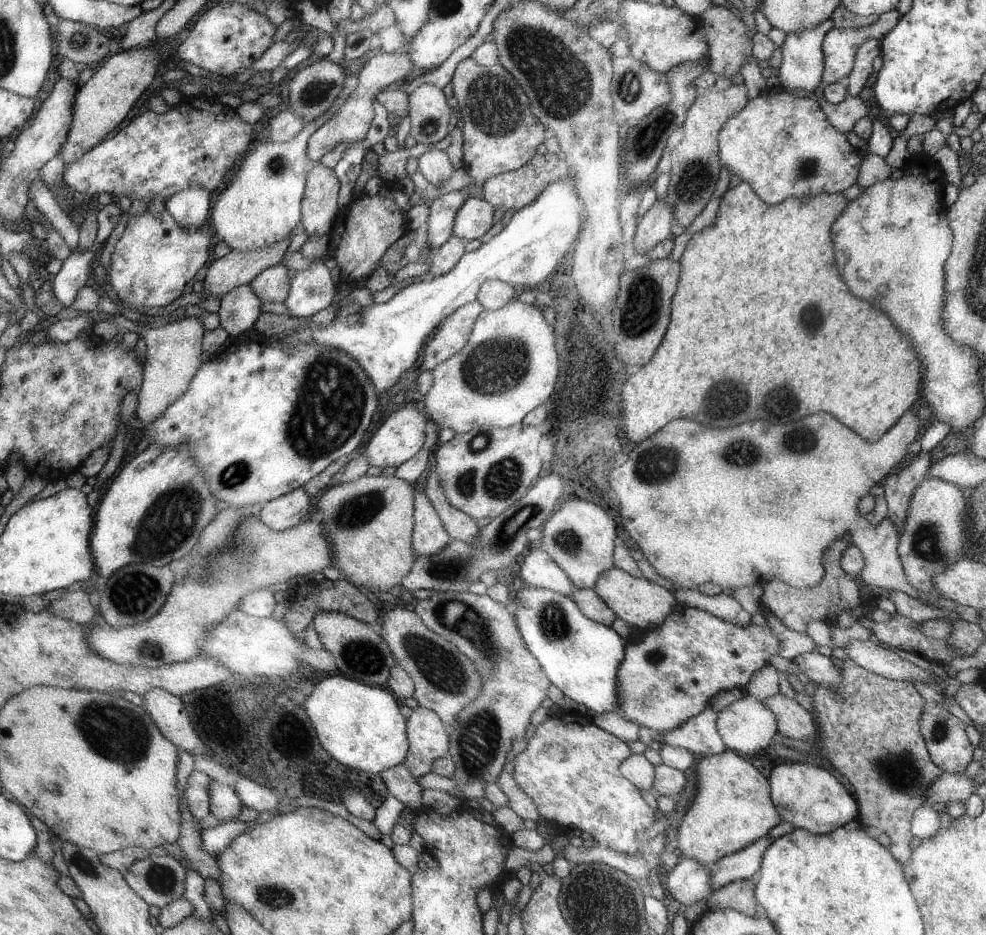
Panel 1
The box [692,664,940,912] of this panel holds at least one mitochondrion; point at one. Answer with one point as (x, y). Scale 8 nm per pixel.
(899, 771)

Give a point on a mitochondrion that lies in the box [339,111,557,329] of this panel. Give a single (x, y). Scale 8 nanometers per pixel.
(430, 127)

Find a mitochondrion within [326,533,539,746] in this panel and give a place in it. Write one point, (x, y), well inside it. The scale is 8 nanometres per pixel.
(437, 664)

